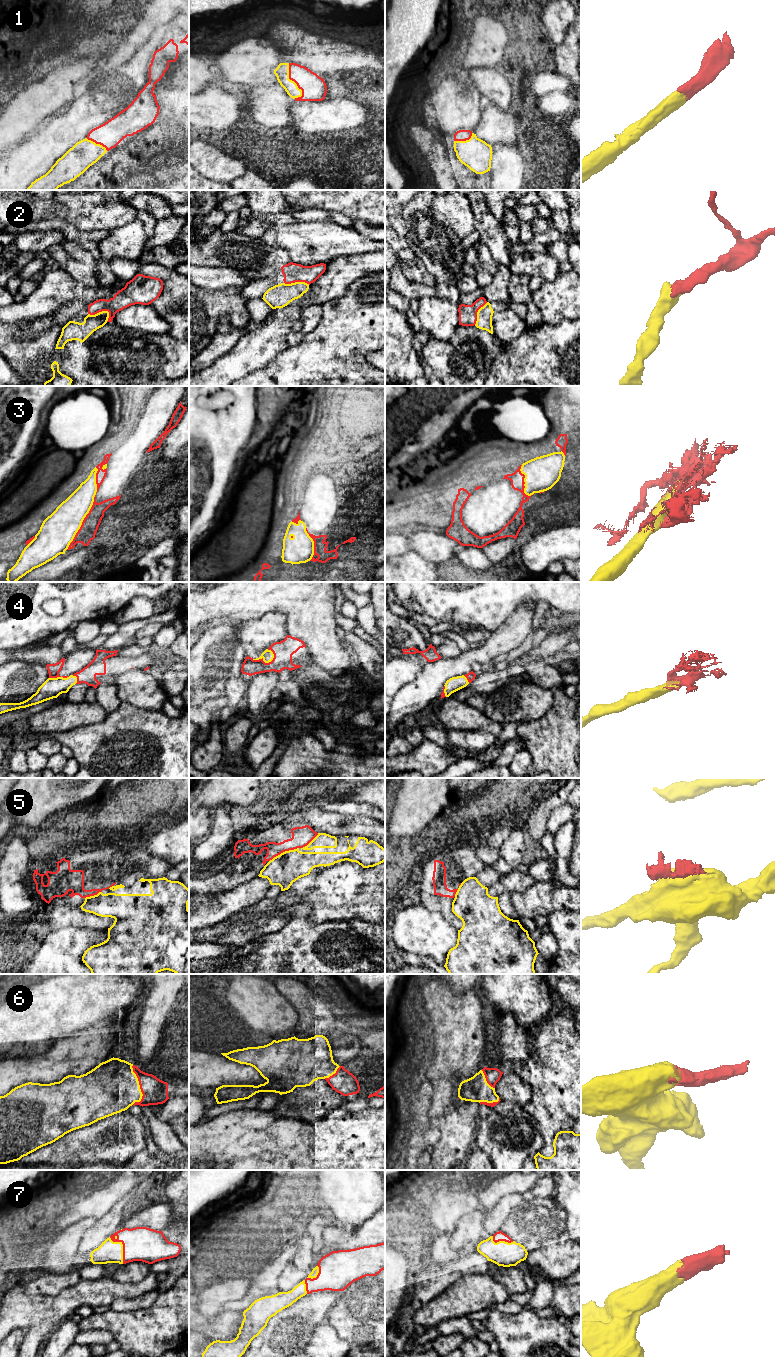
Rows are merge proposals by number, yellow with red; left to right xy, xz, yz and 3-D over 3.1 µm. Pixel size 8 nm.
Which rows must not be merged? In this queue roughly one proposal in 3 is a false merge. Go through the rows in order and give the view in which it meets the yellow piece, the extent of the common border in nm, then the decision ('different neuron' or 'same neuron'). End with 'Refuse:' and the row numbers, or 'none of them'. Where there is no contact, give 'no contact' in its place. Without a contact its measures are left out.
1: meets yellow in xz; contact 300 nm long; same neuron
2: meets yellow in xy; contact 180 nm long; different neuron
3: meets yellow in xy; contact 500 nm long; same neuron
4: meets yellow in xz; contact 190 nm long; same neuron
5: meets yellow in xz; contact 260 nm long; different neuron
6: meets yellow in xy; contact 320 nm long; same neuron
7: meets yellow in xy; contact 240 nm long; same neuron
Refuse: 2, 5

